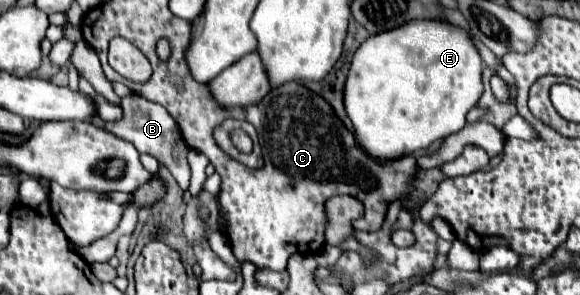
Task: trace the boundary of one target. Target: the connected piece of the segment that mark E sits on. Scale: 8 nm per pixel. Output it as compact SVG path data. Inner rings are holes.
M420 19L420 21L408 21L404 23L402 27L396 27L388 33L380 33L380 35L372 35L368 37L360 47L358 51L354 53L354 59L352 59L352 65L350 65L350 73L348 73L348 79L346 79L346 89L344 89L344 105L346 105L346 113L348 117L352 119L354 123L354 131L356 131L356 139L360 141L360 145L364 145L368 149L368 153L372 153L372 157L384 157L384 161L388 157L402 157L402 155L408 155L408 153L414 153L414 151L420 151L420 149L426 149L430 147L434 141L438 139L444 139L456 131L460 131L464 125L466 125L466 113L478 103L482 95L482 57L478 53L478 49L474 47L472 43L472 37L462 29L462 27L456 27L448 21L442 21L442 19Z

